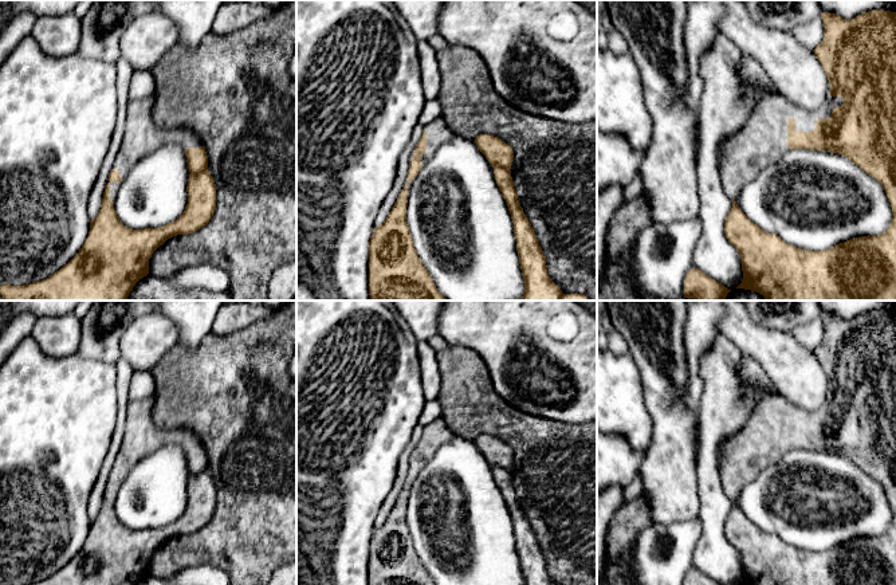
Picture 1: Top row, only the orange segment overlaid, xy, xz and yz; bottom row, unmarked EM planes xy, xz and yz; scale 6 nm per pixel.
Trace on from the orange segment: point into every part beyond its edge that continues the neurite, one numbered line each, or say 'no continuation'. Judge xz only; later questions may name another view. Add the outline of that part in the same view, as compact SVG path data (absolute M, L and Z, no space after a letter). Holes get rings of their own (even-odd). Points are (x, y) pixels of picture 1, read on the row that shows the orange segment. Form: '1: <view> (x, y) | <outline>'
1: xz (437, 132) | M440 117L424 126L427 131L427 150L421 156L421 168L433 157L435 152L455 133L449 129L445 121Z

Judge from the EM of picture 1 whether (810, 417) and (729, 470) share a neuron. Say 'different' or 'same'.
same

